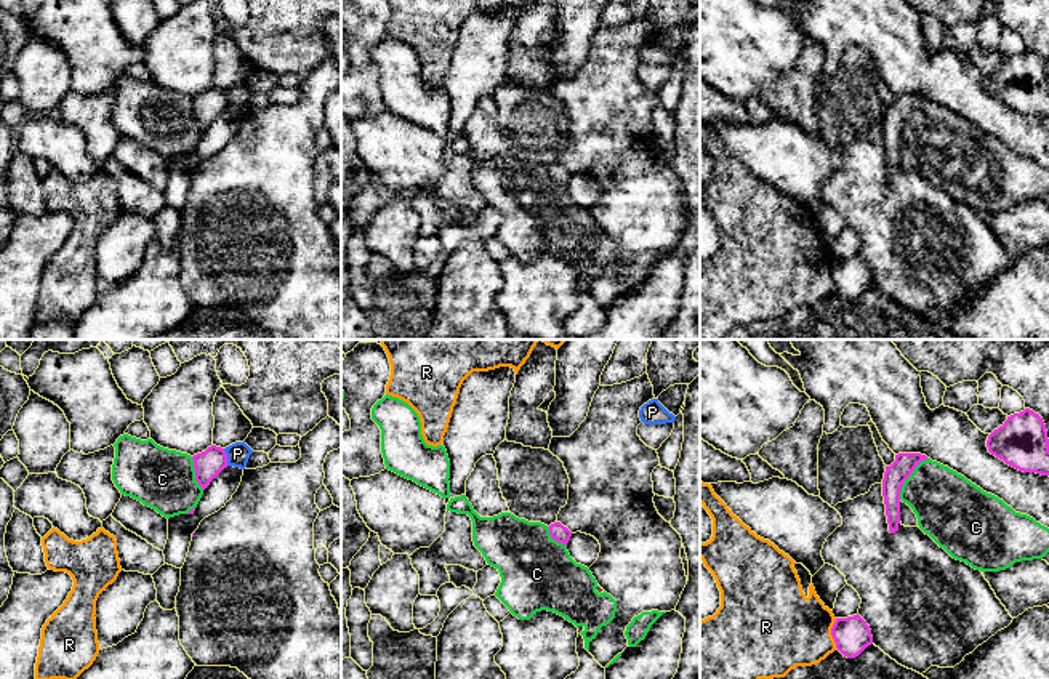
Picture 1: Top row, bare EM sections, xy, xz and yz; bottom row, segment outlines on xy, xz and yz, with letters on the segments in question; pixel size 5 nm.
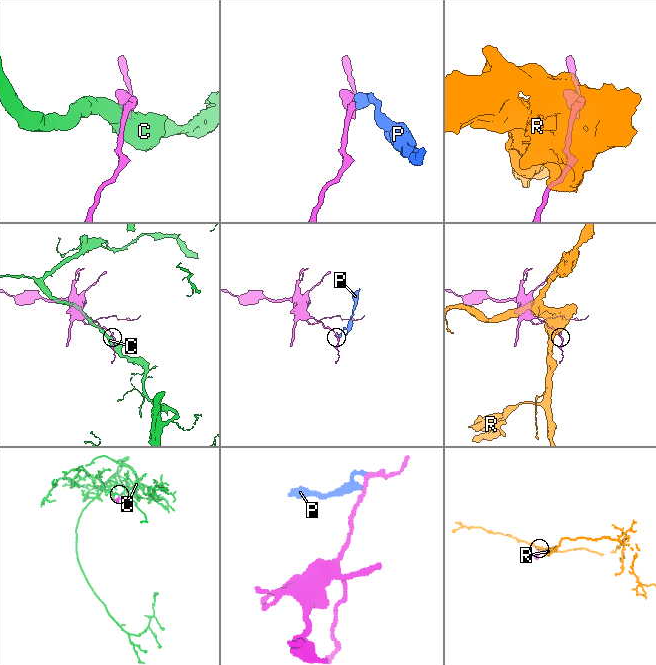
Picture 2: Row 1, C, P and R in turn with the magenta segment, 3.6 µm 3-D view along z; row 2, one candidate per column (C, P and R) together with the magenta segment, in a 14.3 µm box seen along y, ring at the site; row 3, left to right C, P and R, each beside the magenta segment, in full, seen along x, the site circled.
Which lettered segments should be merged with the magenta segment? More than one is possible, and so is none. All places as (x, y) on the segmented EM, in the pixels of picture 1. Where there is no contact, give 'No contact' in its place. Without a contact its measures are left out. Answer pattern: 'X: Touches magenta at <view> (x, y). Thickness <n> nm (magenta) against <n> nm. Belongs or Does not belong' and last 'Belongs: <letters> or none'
C: Touches magenta at yz (908, 476). Thickness 110 nm (magenta) against 320 nm. Does not belong
P: Touches magenta at xy (226, 457). Thickness 140 nm (magenta) against 110 nm. Does not belong
R: Touches magenta at yz (831, 633). Thickness 180 nm (magenta) against 400 nm. Does not belong
Belongs: none

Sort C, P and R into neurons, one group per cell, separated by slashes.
C / P / R

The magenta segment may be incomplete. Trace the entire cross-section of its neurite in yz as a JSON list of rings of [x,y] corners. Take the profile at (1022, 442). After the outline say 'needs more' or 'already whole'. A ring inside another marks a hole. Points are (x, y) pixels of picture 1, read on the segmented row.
[[[1030,408],[1007,416],[987,440],[988,452],[1006,464],[1049,476],[1049,439],[1043,418]]]; already whole

